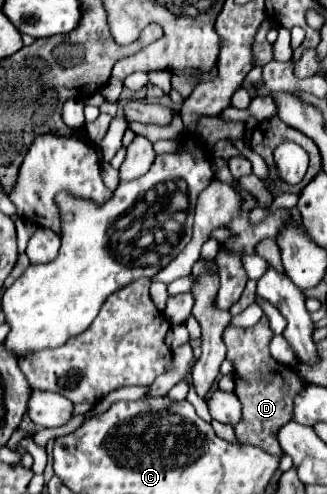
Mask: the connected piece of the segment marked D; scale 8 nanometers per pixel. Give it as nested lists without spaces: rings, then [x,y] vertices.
[[[264,315],[252,328],[226,328],[224,344],[228,348],[228,360],[234,362],[235,394],[242,402],[242,420],[234,426],[236,438],[242,444],[260,446],[264,452],[276,456],[280,454],[280,444],[276,442],[276,430],[292,420],[294,396],[304,388],[304,380],[292,372],[290,366],[278,364],[268,354],[268,342],[272,340],[272,330]]]

